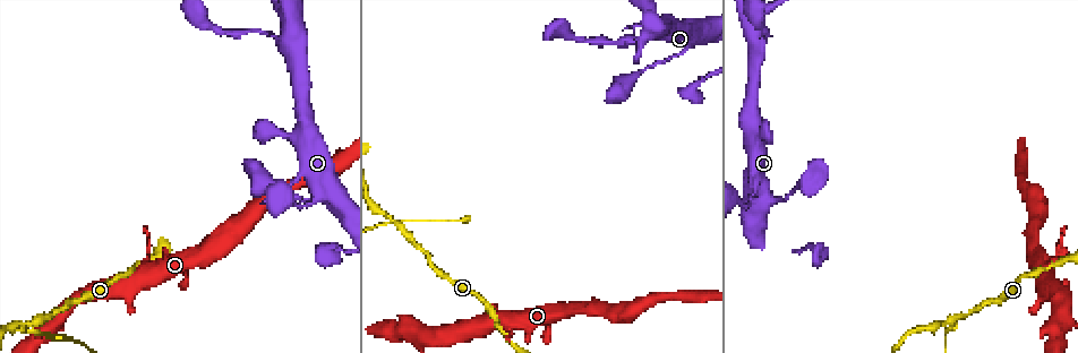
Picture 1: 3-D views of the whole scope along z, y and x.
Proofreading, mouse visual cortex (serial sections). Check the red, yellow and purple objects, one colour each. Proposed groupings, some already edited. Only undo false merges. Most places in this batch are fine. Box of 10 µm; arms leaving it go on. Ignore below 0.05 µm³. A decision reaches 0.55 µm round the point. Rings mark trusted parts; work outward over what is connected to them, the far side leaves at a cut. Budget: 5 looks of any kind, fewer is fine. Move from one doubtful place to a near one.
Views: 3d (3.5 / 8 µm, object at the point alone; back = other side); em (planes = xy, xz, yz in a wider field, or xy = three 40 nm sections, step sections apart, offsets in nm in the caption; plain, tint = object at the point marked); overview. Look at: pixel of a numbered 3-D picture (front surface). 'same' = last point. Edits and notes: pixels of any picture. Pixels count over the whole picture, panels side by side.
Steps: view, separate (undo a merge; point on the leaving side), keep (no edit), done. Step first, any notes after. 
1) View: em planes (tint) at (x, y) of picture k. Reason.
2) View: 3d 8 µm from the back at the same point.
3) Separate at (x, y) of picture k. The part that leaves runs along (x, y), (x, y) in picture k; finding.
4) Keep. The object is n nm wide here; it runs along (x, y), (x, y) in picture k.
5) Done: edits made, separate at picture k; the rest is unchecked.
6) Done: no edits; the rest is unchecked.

View: 3d 3.5 µm at (951, 323) of picture 1. Abrupt turn.

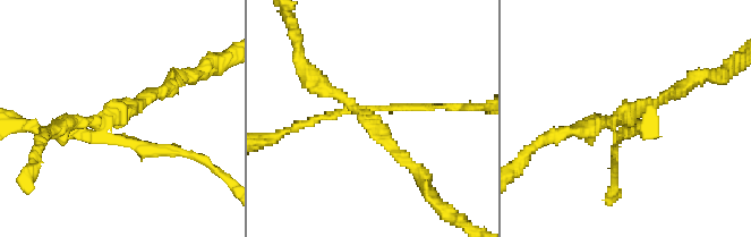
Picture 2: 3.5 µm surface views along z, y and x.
View: em xy step 5 (tint) at (364, 113) of picture 2. 4 arms meet here; the arms are 100, 150, 150, 250 nm wide; need the tissue.

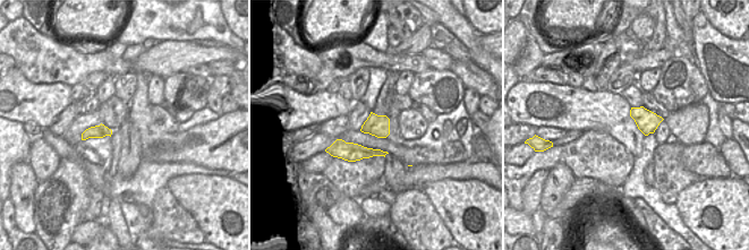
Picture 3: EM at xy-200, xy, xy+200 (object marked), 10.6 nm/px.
Separate at (148, 147) of picture 2. The object is 240 nm wide here; the part that leaves runs along (116, 136), (199, 157), (218, 171) in picture 2; two cells meet here.

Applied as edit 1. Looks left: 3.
View: overview. See it whole again.

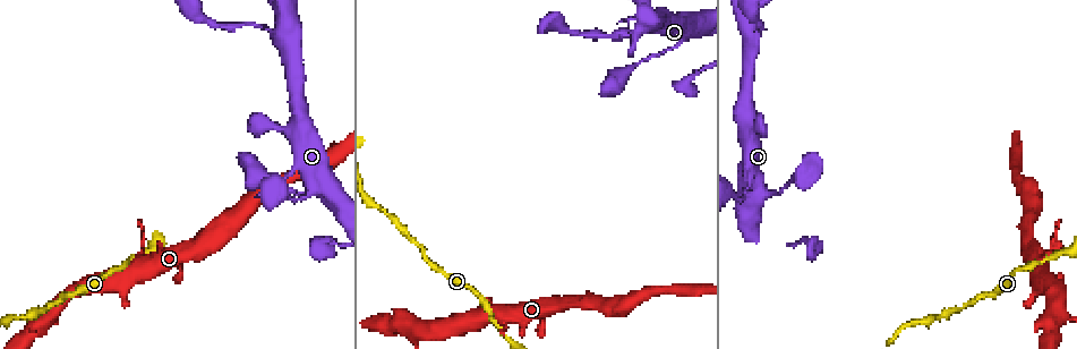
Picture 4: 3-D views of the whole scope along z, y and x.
View: 3d 3.5 µm at (283, 41) of picture 4. Three arms meet.

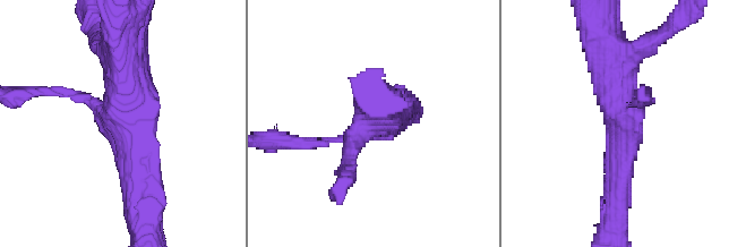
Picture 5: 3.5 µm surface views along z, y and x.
View: em xy step 5 (tint) at (626, 123) of picture 5. 3 arms meet here; the arms are 100, 350, 600 nm wide; shape alone is not enough.

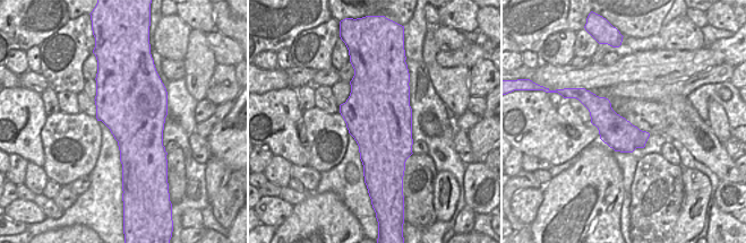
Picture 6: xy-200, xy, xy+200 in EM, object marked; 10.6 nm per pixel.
Keep. It runs along (138, 194), (121, 48) in picture 5; one cell here.

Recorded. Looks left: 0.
Done: edits made, separate at picture 2; the rest is unchecked.

